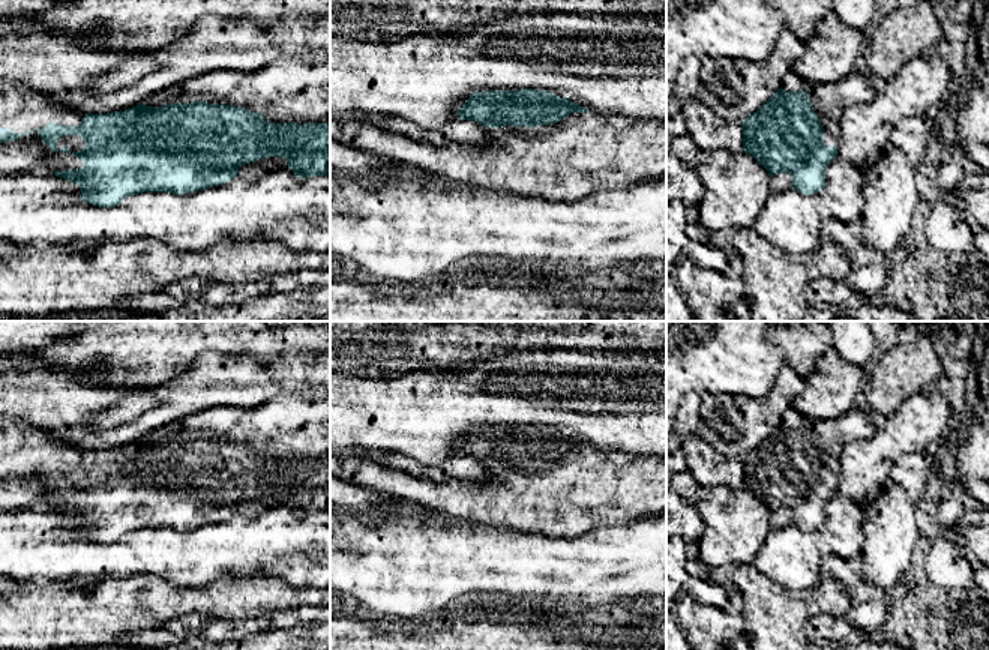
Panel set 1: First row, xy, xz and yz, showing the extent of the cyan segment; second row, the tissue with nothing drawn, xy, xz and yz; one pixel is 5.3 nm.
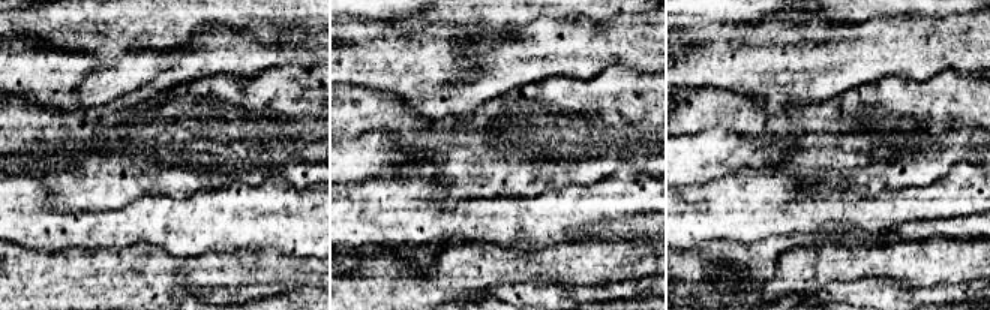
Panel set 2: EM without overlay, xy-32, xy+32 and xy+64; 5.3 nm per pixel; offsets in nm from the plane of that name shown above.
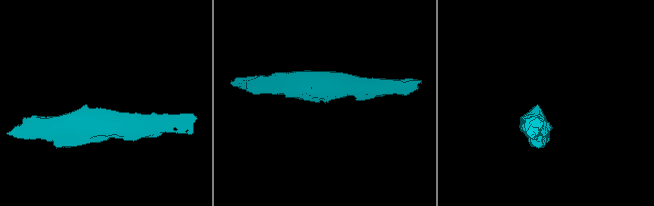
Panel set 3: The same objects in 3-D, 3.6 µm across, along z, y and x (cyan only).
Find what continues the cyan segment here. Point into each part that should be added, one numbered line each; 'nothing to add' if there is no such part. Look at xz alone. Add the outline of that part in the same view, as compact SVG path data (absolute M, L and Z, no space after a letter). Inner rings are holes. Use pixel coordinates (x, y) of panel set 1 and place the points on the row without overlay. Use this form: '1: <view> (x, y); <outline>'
nothing to add

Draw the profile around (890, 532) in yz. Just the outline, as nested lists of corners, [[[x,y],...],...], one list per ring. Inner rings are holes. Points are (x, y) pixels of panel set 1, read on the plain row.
[[[893,480],[863,506],[861,573],[884,591],[891,590],[911,566],[920,536],[914,519],[918,506]]]

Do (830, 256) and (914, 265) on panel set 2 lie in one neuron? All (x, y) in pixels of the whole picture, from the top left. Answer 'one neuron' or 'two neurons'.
one neuron

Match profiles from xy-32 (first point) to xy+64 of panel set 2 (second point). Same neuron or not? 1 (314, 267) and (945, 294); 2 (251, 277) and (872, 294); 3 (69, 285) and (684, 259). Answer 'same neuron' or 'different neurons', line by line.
1: different neurons
2: different neurons
3: different neurons

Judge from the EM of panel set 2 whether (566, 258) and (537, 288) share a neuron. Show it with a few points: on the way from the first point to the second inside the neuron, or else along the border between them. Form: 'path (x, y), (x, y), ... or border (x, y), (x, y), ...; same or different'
border (510, 282), (557, 280), (579, 286); different

